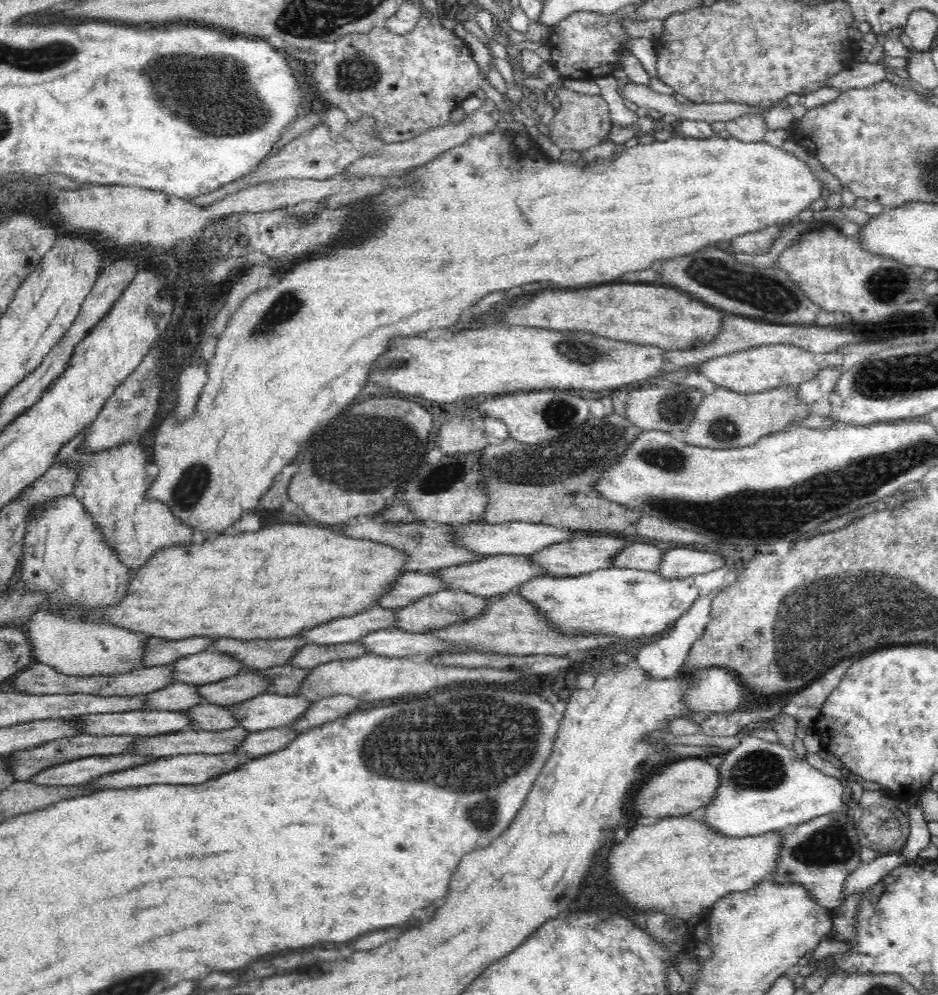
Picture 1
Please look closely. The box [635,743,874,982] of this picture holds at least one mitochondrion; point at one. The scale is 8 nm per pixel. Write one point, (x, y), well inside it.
(832, 844)

